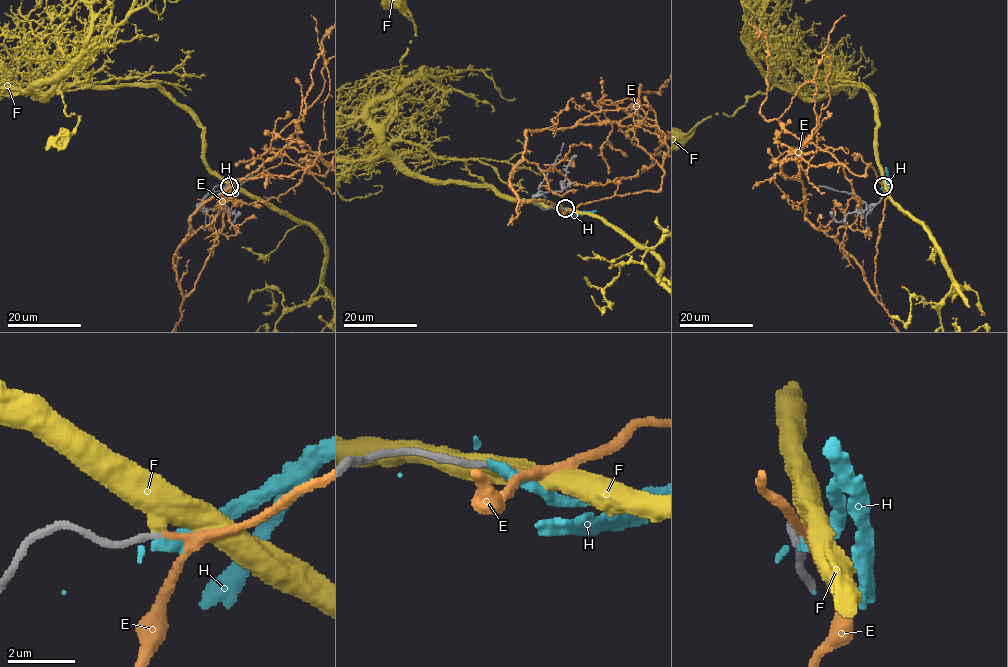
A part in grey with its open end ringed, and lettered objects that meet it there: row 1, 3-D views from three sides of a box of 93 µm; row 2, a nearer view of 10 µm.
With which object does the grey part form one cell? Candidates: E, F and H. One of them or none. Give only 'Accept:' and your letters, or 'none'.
Accept: E

